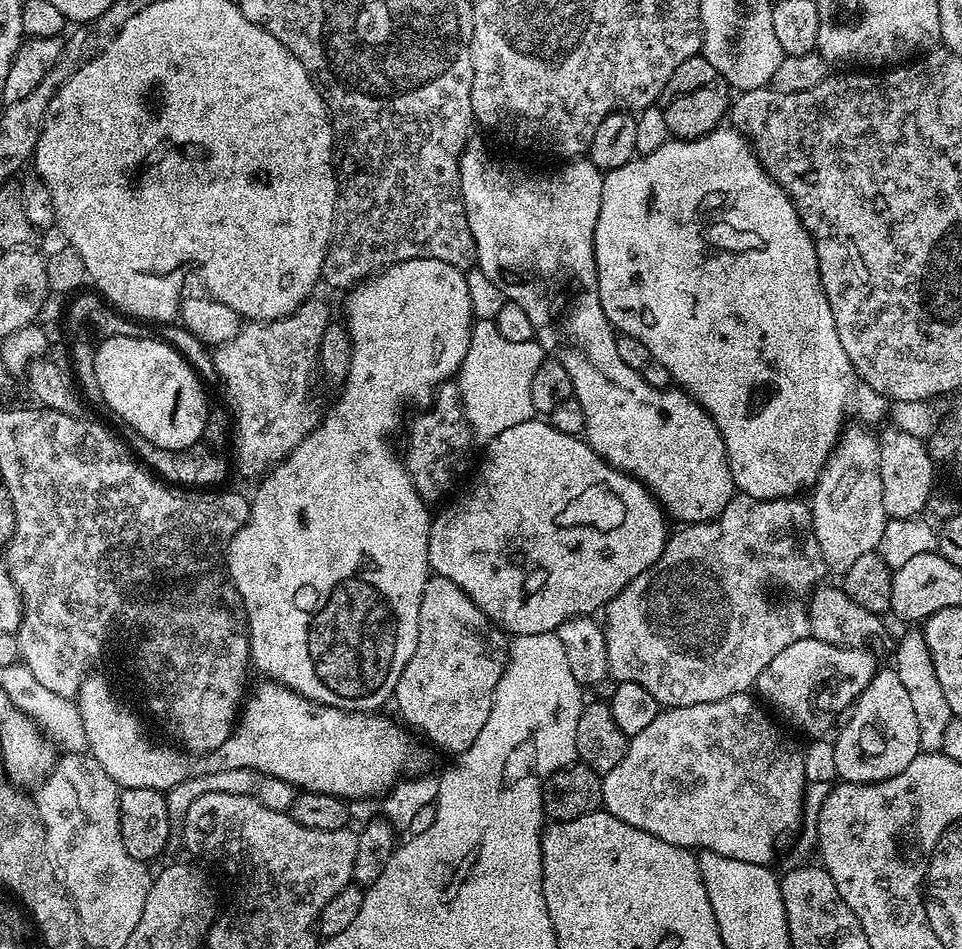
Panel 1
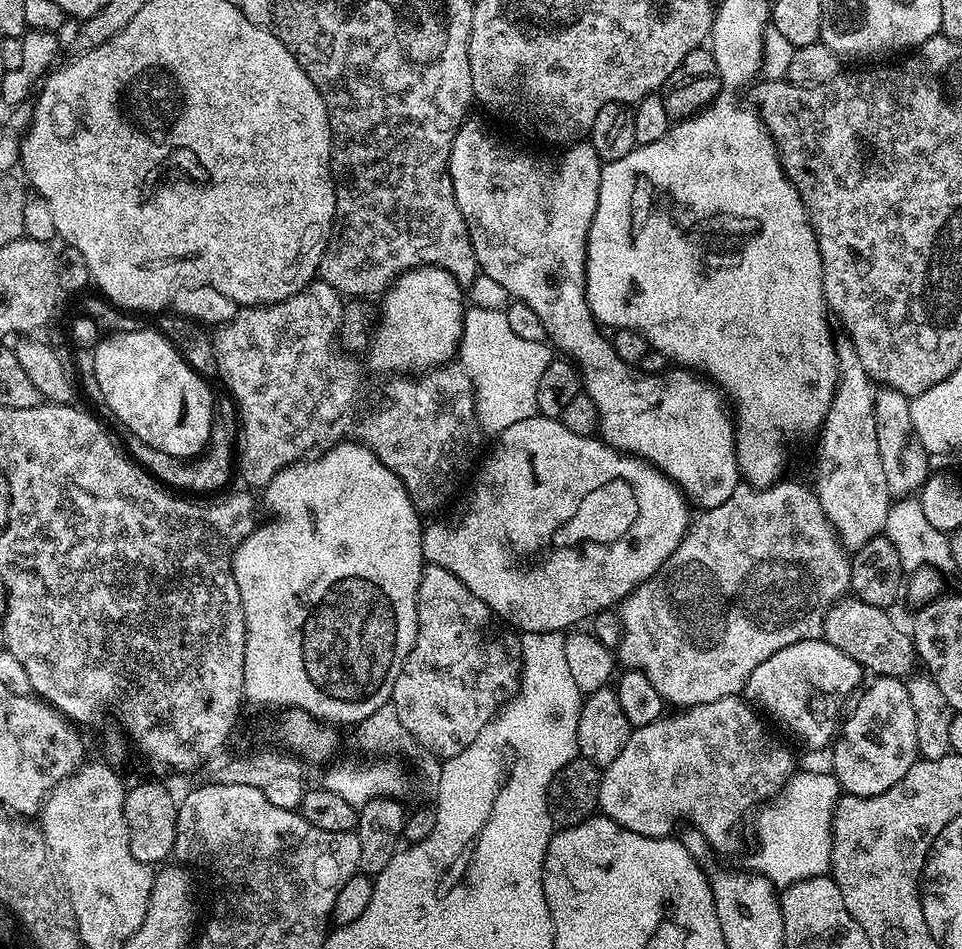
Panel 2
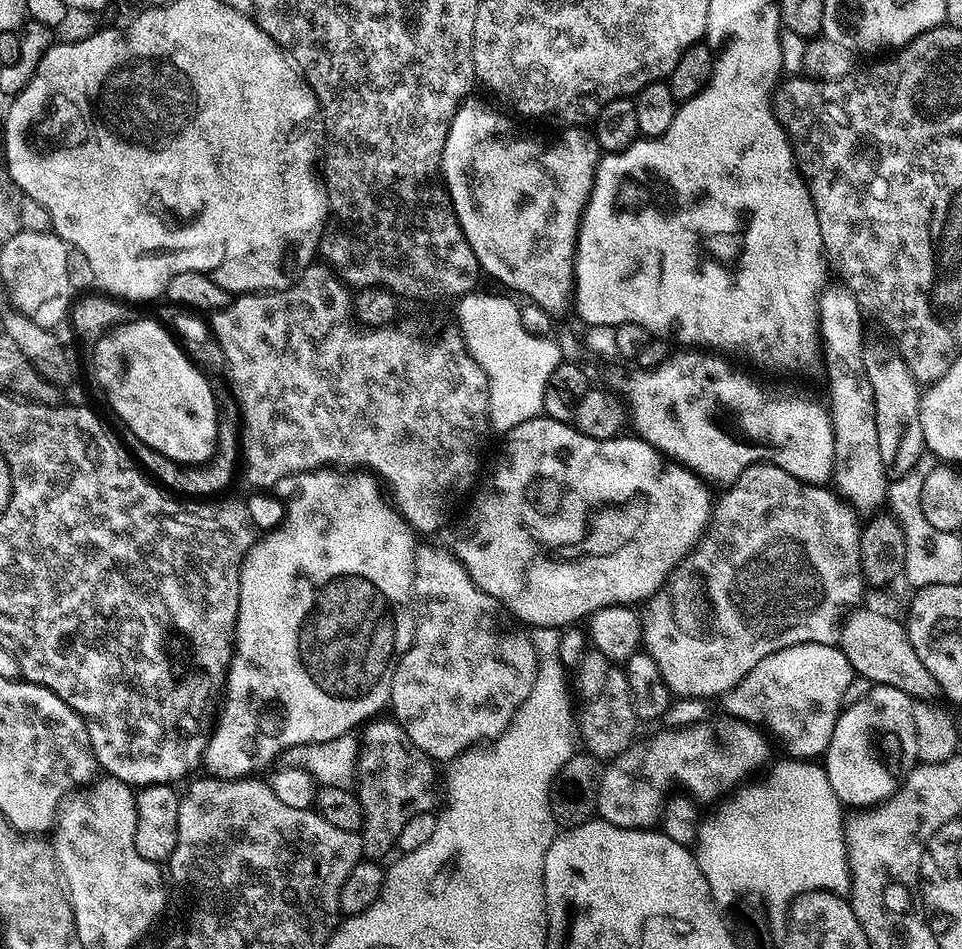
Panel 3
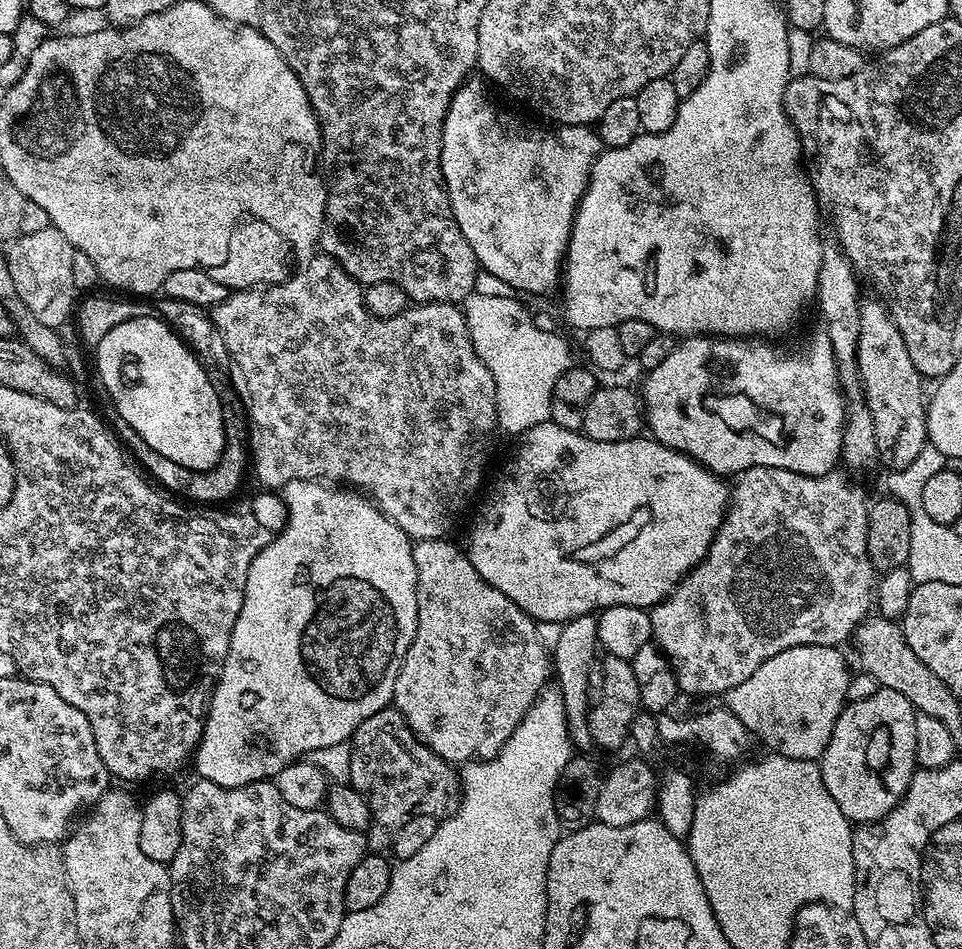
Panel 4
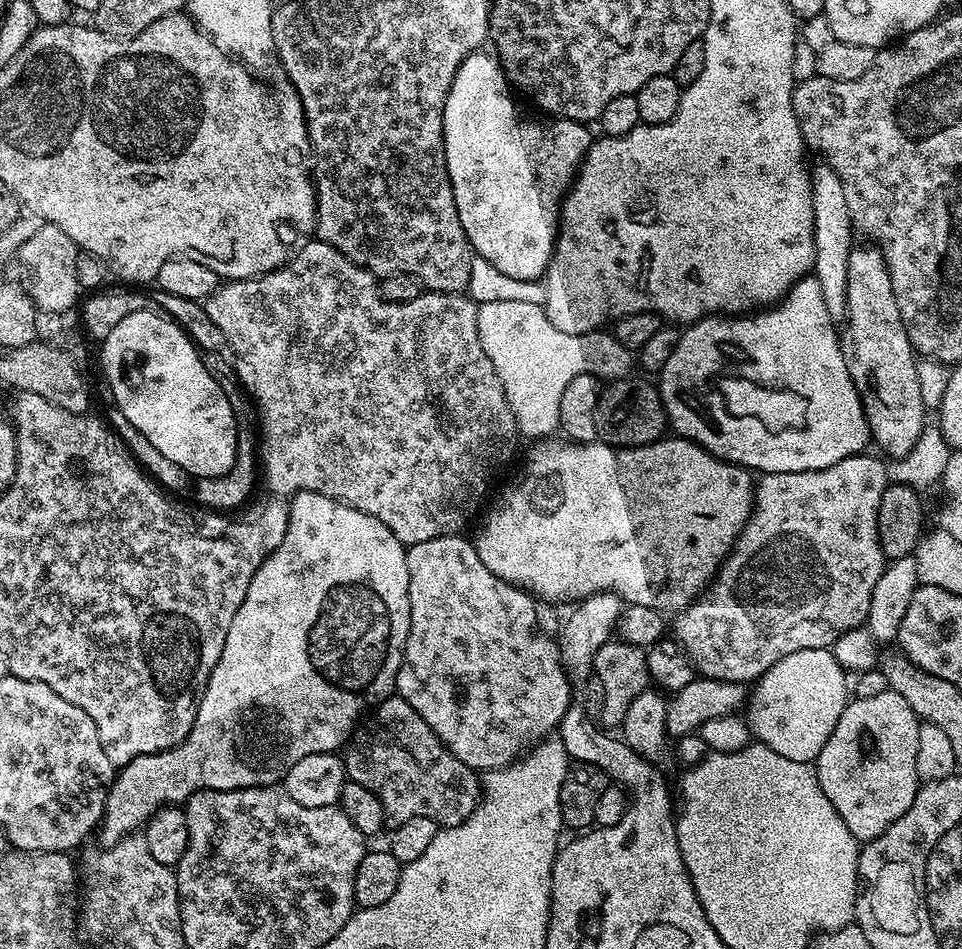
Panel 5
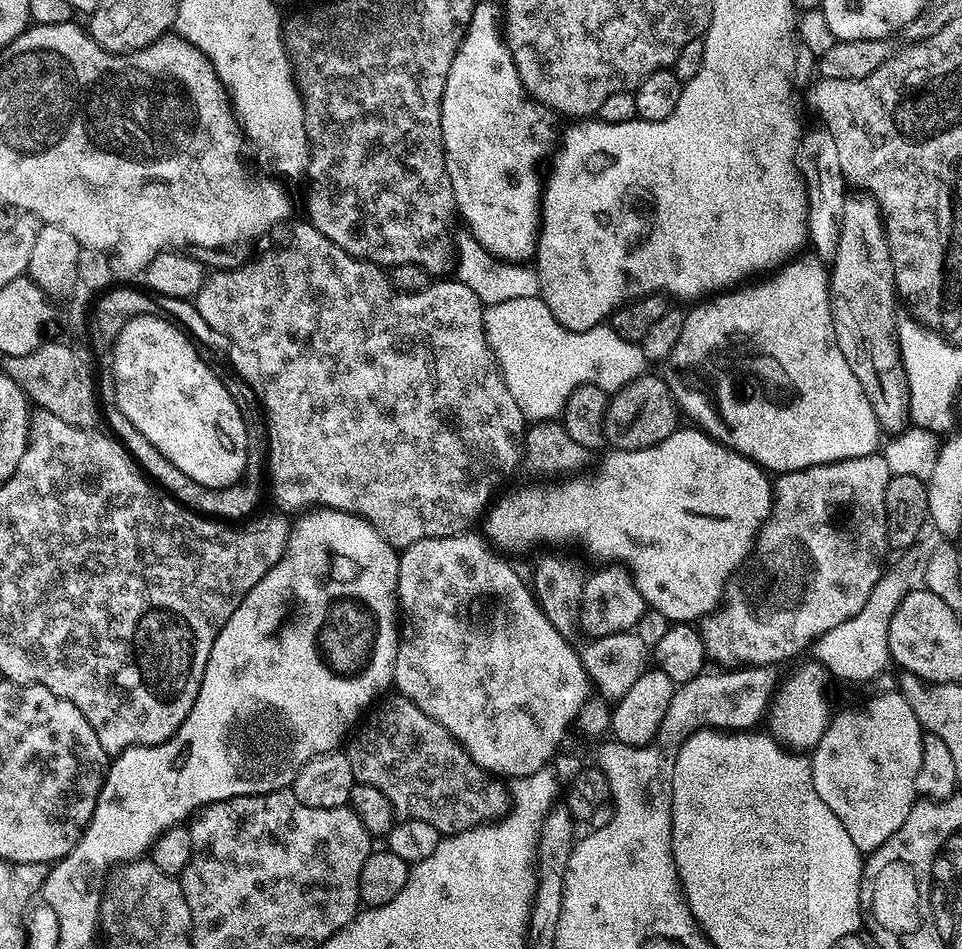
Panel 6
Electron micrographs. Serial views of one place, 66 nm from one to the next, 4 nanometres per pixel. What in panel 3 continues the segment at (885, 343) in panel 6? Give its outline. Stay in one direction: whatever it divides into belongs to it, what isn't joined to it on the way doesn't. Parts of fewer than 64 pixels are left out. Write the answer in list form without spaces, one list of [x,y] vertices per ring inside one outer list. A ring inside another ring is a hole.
[[[903,359],[869,363],[868,377],[874,390],[874,418],[878,422],[878,450],[882,450],[882,466],[889,477],[906,475],[917,467],[920,455],[925,455],[920,421],[921,389]]]

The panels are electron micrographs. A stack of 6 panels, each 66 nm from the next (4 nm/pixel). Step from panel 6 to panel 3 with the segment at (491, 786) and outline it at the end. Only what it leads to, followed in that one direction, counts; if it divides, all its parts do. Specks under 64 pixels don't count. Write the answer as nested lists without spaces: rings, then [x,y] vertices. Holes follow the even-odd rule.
[[[376,718],[365,723],[364,737],[358,740],[358,759],[355,775],[360,776],[358,795],[364,821],[360,827],[364,860],[383,861],[383,856],[391,857],[397,847],[398,836],[416,814],[431,812],[436,804],[436,768],[428,756],[402,730],[395,719]],[[436,767],[436,768],[435,768]],[[436,804],[436,805],[435,805]],[[392,852],[392,853],[391,853]]]

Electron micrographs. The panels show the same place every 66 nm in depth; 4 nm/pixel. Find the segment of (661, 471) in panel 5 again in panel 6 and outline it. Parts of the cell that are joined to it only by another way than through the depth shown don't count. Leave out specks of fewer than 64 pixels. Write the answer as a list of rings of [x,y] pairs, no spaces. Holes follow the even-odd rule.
[[[695,426],[677,427],[668,438],[657,445],[650,446],[649,449],[630,450],[629,452],[609,451],[609,456],[597,466],[596,472],[589,476],[584,474],[572,474],[569,480],[560,480],[557,484],[532,484],[529,488],[520,488],[517,492],[508,492],[500,501],[487,509],[486,520],[488,518],[488,532],[486,536],[489,541],[496,540],[495,547],[508,552],[528,552],[531,548],[536,548],[539,544],[581,544],[590,555],[598,562],[615,562],[617,565],[627,569],[632,581],[638,586],[642,594],[645,605],[649,609],[664,614],[670,622],[686,624],[699,621],[710,612],[715,612],[720,607],[724,598],[724,588],[728,585],[728,579],[732,573],[743,564],[744,559],[752,550],[752,545],[756,543],[756,536],[760,532],[760,527],[764,524],[764,519],[772,512],[772,489],[773,481],[769,473],[755,464],[750,458],[730,450],[725,444],[719,444],[717,440],[711,440],[704,432]]]

